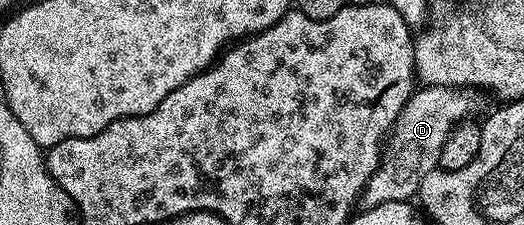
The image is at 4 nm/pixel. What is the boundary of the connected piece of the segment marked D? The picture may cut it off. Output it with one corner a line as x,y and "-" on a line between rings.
420,86
397,117
385,147
385,158
362,193
362,206
369,208
389,201
402,203
414,200
421,181
425,181
425,173
439,167
441,149
445,149
445,141
451,130
455,124
464,122
470,116
467,114
475,107
474,97
470,90
462,87

